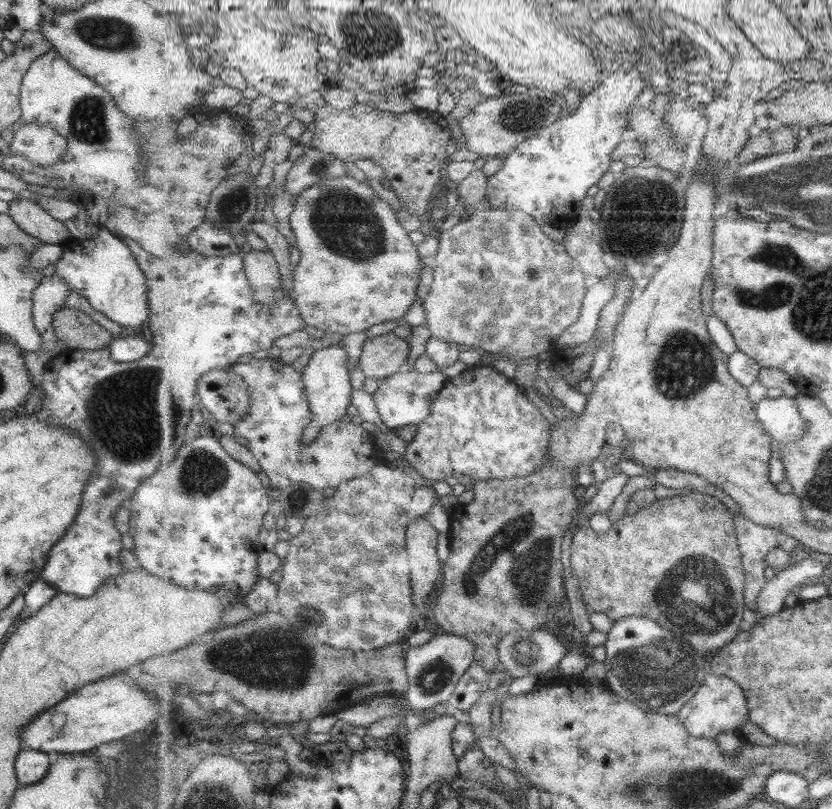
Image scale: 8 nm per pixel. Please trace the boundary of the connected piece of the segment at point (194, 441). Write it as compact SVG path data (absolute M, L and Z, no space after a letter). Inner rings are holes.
M199 432L199 436L191 436L188 444L179 450L173 464L167 463L158 466L153 475L144 478L136 485L135 491L131 493L130 499L125 504L130 513L129 530L125 538L127 539L129 549L136 556L139 568L156 578L163 578L163 580L173 579L175 584L192 591L197 590L197 588L199 588L199 590L213 591L215 586L223 586L221 593L226 594L230 598L237 595L247 597L248 593L254 589L254 586L258 584L257 582L259 582L261 578L258 570L259 557L263 549L260 532L262 532L266 514L275 510L276 507L268 493L269 488L265 488L265 486L261 484L257 472L245 466L243 462L232 458L228 452L224 450L220 440L212 437L211 433L207 432L209 436L201 436L201 434L203 434L203 432Z

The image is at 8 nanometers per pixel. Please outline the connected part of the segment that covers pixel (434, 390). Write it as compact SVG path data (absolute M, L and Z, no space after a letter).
M410 370L406 373L395 373L380 380L378 389L373 395L384 426L389 430L396 430L398 427L411 424L418 426L419 423L425 421L431 414L432 402L436 394L439 394L448 378L439 370L430 373Z

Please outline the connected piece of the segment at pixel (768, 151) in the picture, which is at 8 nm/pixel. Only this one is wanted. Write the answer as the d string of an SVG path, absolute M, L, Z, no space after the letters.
M787 124L776 130L761 130L755 137L749 137L743 152L737 156L737 164L747 164L750 160L795 150L799 144L797 134L793 134L792 125Z

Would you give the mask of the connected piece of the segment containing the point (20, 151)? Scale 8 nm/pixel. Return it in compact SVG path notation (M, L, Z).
M21 125L12 134L10 154L24 156L29 162L47 166L66 149L66 141L50 126Z

